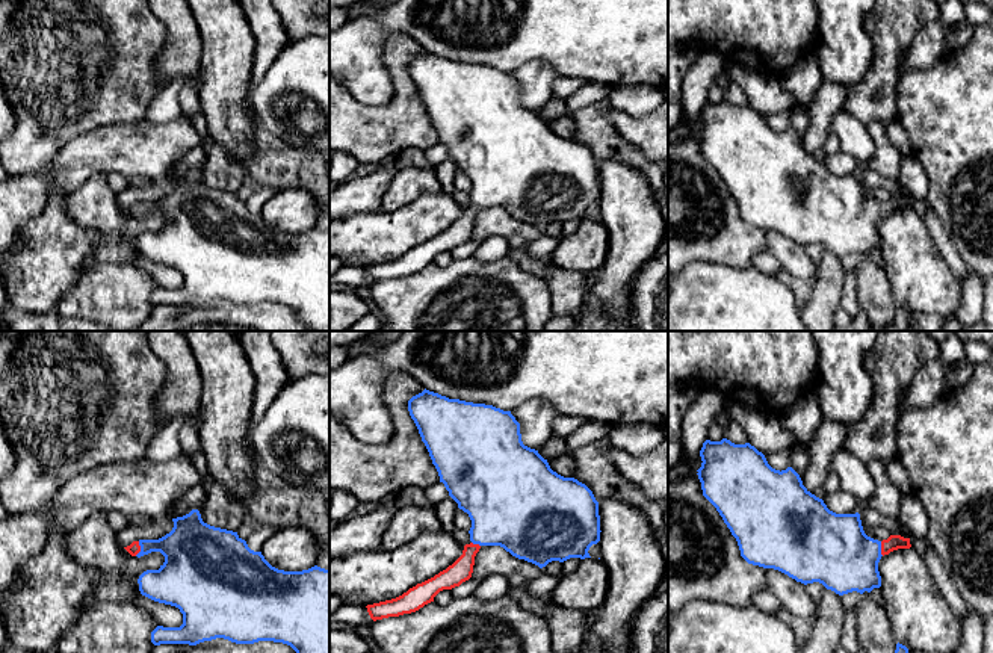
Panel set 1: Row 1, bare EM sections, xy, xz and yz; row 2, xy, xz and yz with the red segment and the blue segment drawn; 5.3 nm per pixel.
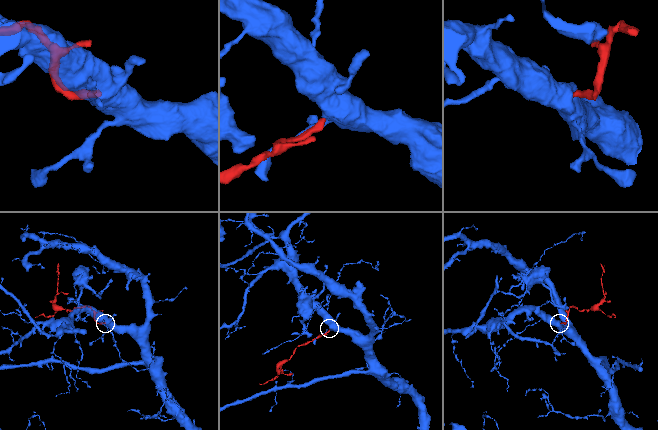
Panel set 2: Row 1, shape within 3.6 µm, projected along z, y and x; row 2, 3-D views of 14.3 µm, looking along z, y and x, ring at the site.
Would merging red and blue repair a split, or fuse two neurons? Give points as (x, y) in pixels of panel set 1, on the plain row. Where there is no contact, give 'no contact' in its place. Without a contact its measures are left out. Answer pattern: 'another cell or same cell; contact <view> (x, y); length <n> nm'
same cell; contact xy (139, 210); length 80 nm

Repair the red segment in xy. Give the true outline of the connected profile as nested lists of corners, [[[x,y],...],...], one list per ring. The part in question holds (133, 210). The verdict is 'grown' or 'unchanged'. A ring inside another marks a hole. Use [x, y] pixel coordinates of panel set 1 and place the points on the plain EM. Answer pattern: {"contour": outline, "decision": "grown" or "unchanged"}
{"contour": [[[198,171],[172,180],[174,189],[159,201],[139,201],[124,209],[131,218],[160,213],[165,224],[159,231],[147,231],[139,240],[142,257],[180,271],[180,289],[157,287],[151,293],[151,304],[196,307],[204,302],[224,299],[236,305],[274,302],[290,307],[311,331],[329,331],[329,231],[317,227],[302,233],[284,233],[272,228],[261,213],[248,209],[237,193],[210,187],[203,183]]], "decision": "grown"}

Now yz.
{"contour": [[[722,100],[721,103],[710,103],[706,101],[703,104],[703,109],[700,112],[700,118],[701,118],[701,128],[697,132],[698,135],[698,141],[701,144],[701,151],[703,151],[703,157],[716,169],[716,172],[719,174],[719,177],[722,178],[724,184],[727,186],[727,189],[730,190],[732,197],[736,200],[739,212],[741,212],[741,218],[753,227],[759,227],[763,230],[774,230],[778,231],[784,236],[787,236],[789,239],[795,240],[797,243],[801,243],[804,246],[807,245],[813,245],[813,243],[819,243],[822,245],[827,251],[834,252],[839,257],[857,252],[860,255],[863,255],[865,252],[871,254],[874,249],[880,249],[881,248],[881,237],[878,233],[878,224],[884,216],[889,216],[893,212],[898,210],[910,210],[910,200],[904,200],[901,197],[890,197],[887,201],[878,203],[874,201],[871,198],[868,198],[863,192],[862,187],[862,181],[860,181],[860,175],[836,175],[833,172],[830,172],[827,169],[827,166],[824,165],[822,160],[816,159],[815,156],[812,156],[804,147],[803,142],[800,139],[800,136],[792,130],[787,128],[786,132],[775,132],[772,130],[765,116],[762,113],[759,113],[754,107],[751,107],[750,104],[745,106],[735,106],[727,100]]], "decision": "grown"}

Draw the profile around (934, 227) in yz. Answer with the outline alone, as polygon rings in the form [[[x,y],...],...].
[[[930,207],[922,218],[926,230],[939,248],[942,257],[954,272],[958,280],[969,278],[975,272],[964,263],[957,249],[954,248],[946,230],[943,228],[940,219],[936,216],[934,210]]]

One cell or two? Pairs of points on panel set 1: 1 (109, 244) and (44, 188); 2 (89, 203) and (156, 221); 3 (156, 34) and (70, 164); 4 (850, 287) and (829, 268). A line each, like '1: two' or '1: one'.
1: two
2: one
3: two
4: two

